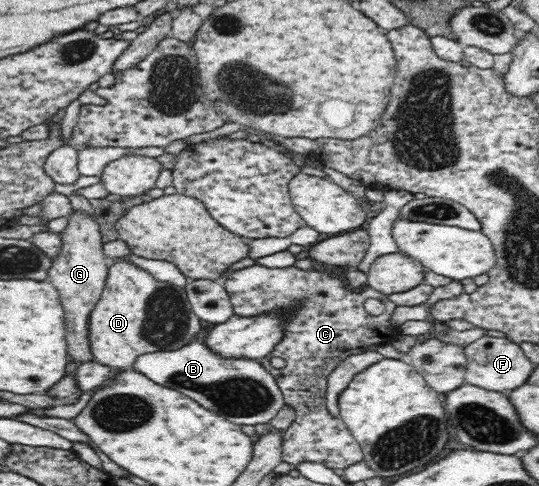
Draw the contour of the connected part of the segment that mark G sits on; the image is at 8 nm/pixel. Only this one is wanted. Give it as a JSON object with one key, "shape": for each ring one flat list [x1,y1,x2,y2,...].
{"shape":[[71,213,66,229,59,234,62,247,52,259,47,280,58,290,65,313,68,357,79,366,94,361,89,346,89,319,105,288,109,267,106,264,98,223,92,216]]}

